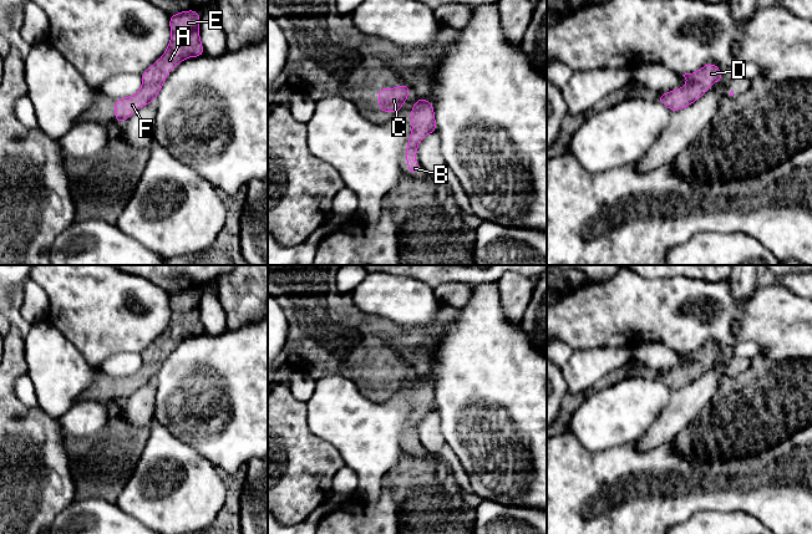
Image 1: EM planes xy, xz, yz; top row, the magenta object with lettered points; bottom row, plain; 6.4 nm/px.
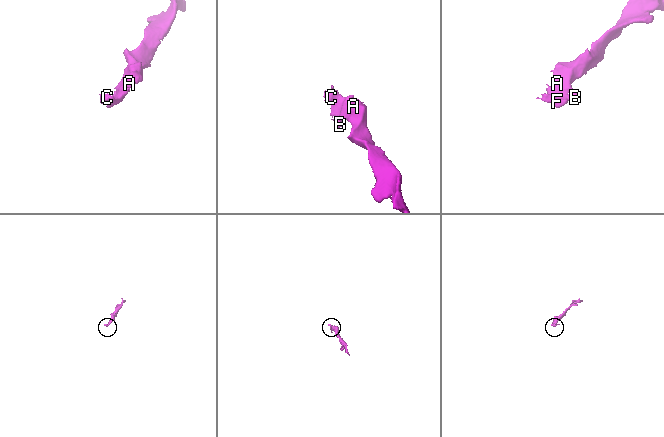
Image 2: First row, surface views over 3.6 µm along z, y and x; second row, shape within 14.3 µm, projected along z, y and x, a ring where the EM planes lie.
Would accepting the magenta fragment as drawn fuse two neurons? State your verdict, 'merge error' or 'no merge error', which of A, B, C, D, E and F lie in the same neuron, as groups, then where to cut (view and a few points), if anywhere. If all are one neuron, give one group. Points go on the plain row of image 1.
no merge error; groups A B C D E F; cut none

